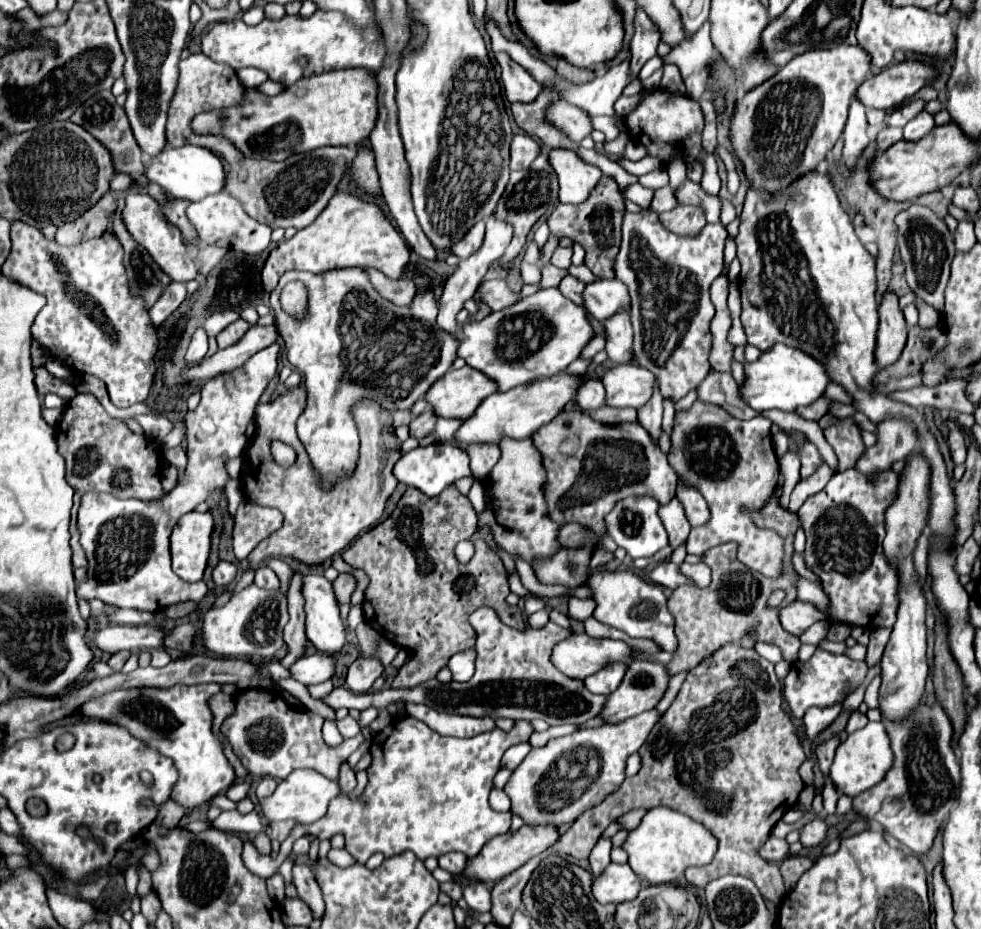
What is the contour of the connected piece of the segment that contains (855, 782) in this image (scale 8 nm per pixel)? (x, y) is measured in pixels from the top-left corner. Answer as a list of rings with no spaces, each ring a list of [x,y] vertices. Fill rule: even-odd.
[[[868,722],[862,730],[852,732],[836,750],[834,764],[830,766],[830,780],[836,786],[840,794],[846,794],[850,798],[858,796],[860,792],[876,786],[884,780],[886,772],[890,770],[894,760],[894,754],[890,750],[890,738],[882,722]]]

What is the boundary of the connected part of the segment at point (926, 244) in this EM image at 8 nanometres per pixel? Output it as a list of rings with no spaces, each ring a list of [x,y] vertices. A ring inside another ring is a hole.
[[[912,204],[908,210],[896,216],[898,226],[898,250],[902,254],[902,262],[906,268],[906,280],[910,288],[922,298],[926,304],[944,310],[944,288],[950,276],[950,264],[954,258],[954,240],[950,236],[948,226],[936,218],[936,214],[924,206]]]

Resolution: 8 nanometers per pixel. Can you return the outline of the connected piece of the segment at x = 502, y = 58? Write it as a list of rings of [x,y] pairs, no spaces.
[[[496,54],[496,60],[502,68],[504,92],[510,102],[532,102],[544,90],[540,82],[536,82],[526,68],[516,64],[508,54]]]

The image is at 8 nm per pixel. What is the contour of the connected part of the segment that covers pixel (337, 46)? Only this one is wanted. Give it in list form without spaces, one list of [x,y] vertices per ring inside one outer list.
[[[314,12],[310,18],[284,16],[282,20],[262,20],[256,26],[246,26],[244,20],[218,22],[202,36],[202,52],[216,62],[224,62],[234,70],[254,66],[268,72],[270,80],[282,82],[284,86],[296,80],[322,74],[340,68],[366,68],[378,72],[382,68],[382,56],[386,52],[384,40],[378,44],[366,44],[362,32],[348,20],[342,20],[338,12]]]

